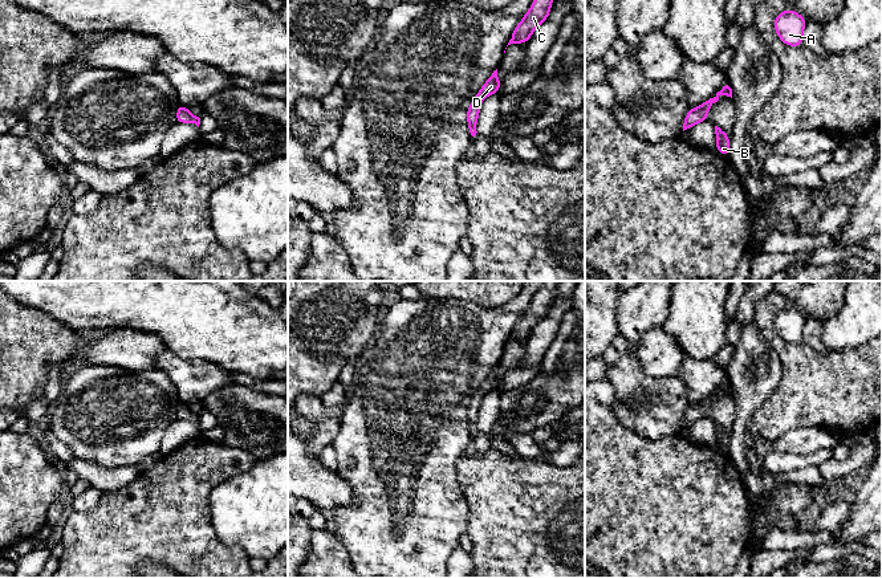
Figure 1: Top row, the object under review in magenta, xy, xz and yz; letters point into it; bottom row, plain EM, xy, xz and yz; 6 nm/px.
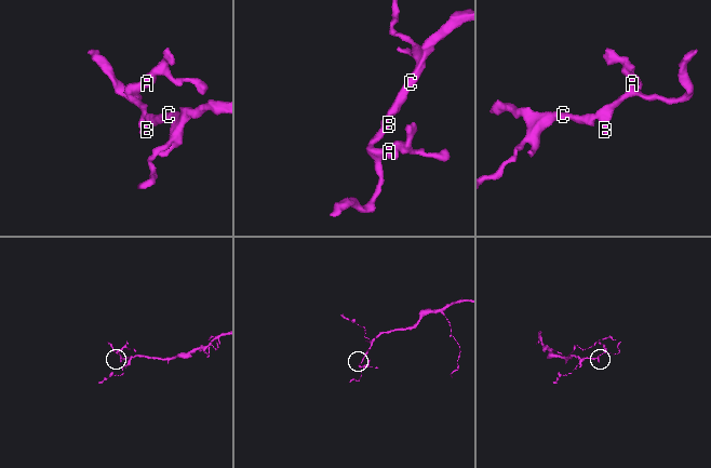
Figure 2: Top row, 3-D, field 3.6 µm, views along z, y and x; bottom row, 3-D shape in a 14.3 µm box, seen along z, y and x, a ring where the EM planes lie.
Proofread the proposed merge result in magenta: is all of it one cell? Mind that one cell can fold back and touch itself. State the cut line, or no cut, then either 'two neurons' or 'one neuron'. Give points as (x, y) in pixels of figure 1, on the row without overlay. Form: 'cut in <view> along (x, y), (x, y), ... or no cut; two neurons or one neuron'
no cut; one neuron

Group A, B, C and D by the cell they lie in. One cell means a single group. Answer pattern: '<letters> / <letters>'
A B C D

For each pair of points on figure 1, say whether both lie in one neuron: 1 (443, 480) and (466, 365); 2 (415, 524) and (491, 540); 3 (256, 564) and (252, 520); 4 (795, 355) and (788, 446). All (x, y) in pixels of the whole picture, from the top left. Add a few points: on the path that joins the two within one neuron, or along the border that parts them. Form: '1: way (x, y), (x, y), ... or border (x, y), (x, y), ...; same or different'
1: way (443, 451), (444, 394); same
2: border (466, 500), (468, 509), (467, 532); different
3: border (251, 557), (261, 557), (267, 561); different
4: border (820, 427), (795, 427), (772, 443); different

